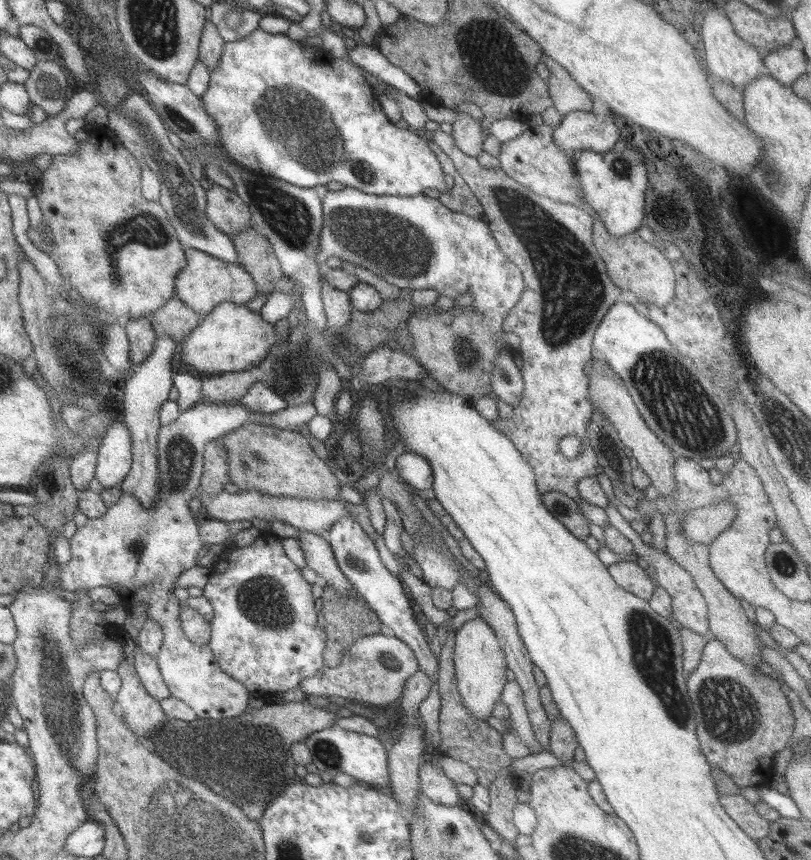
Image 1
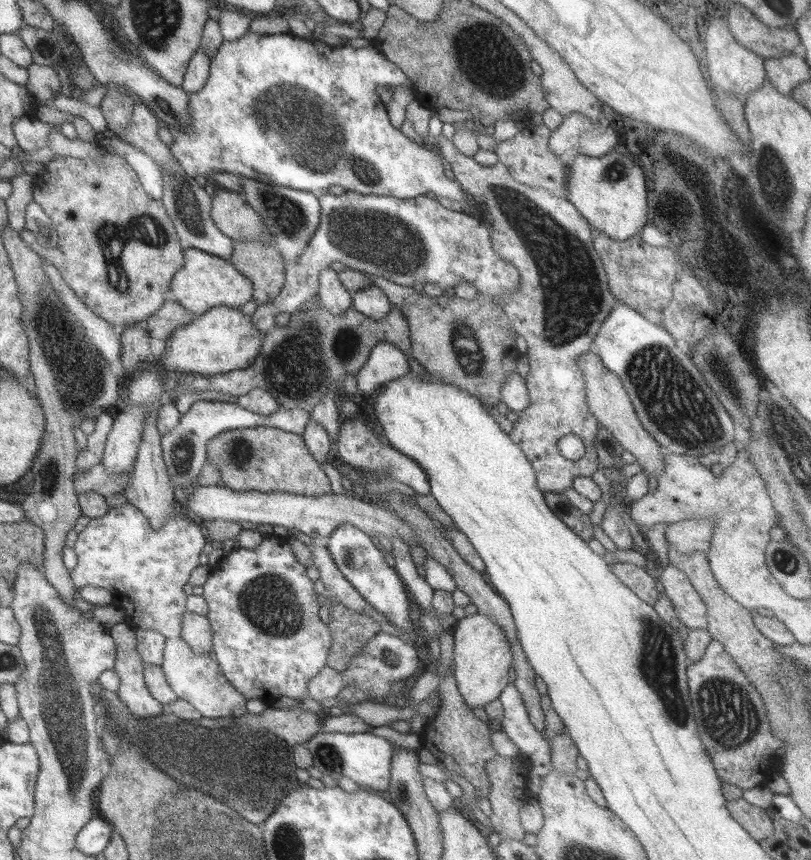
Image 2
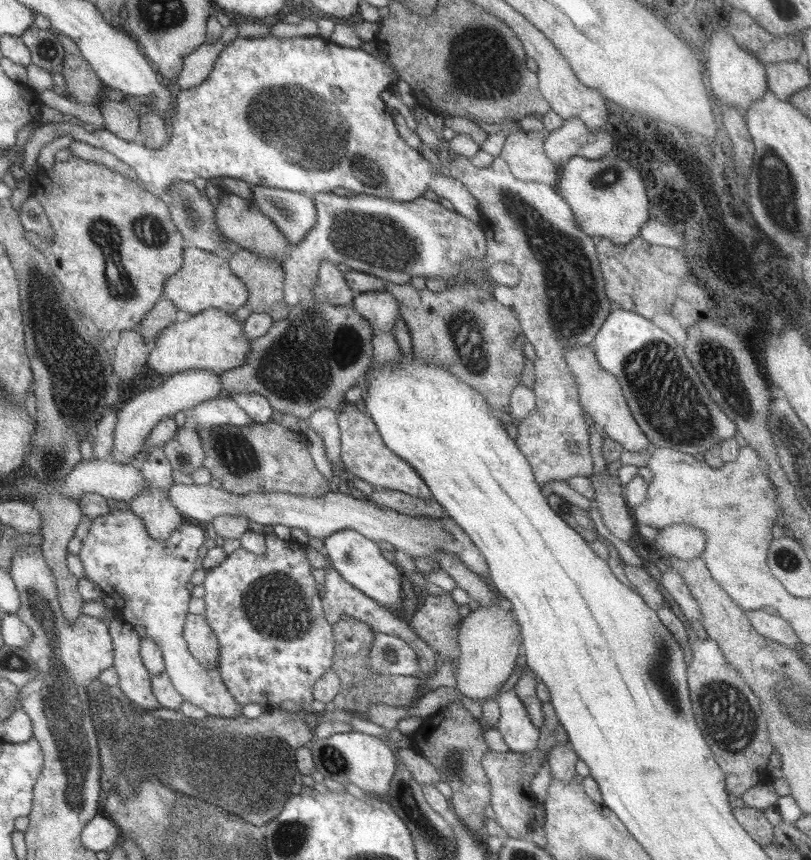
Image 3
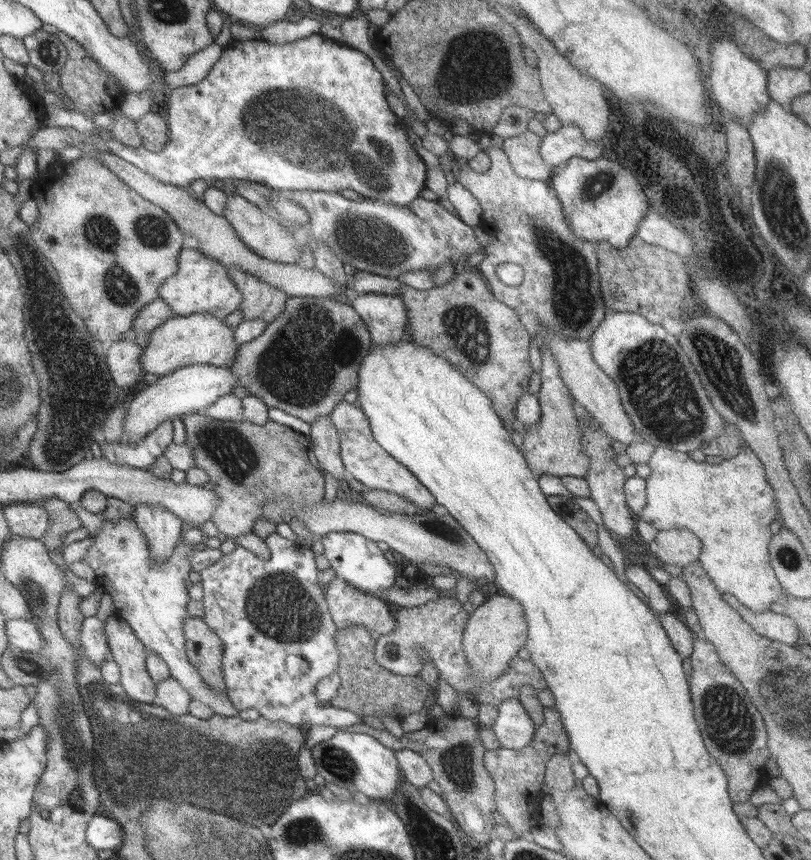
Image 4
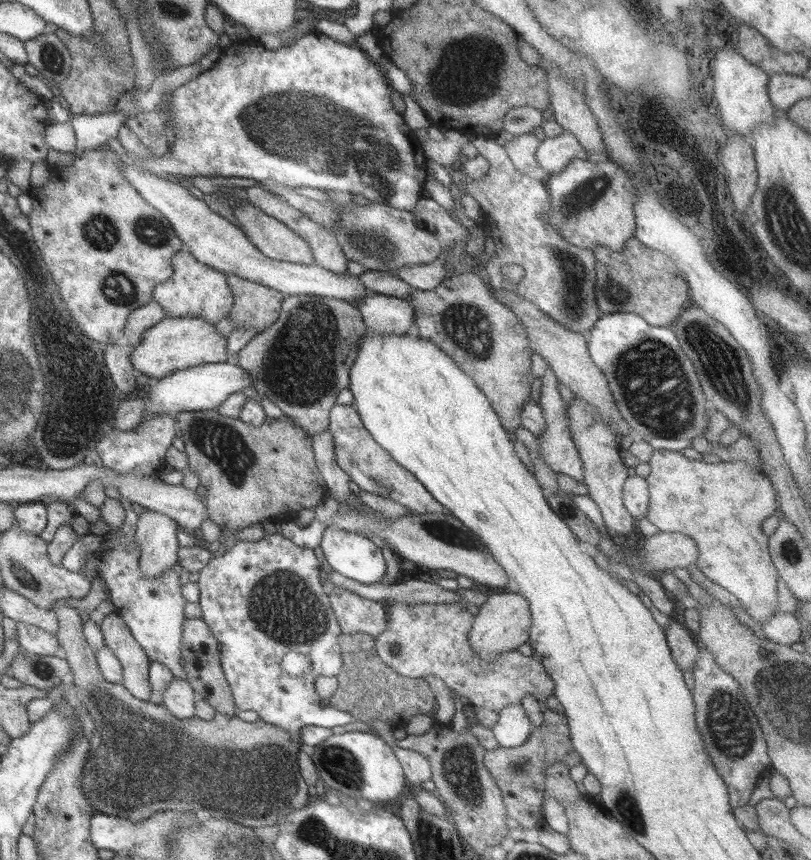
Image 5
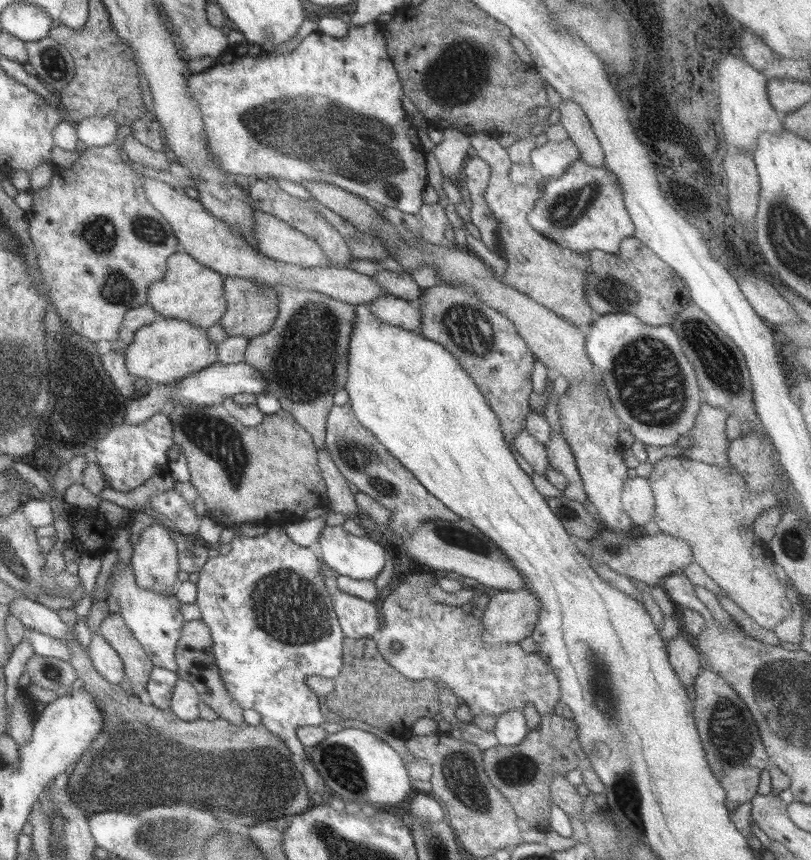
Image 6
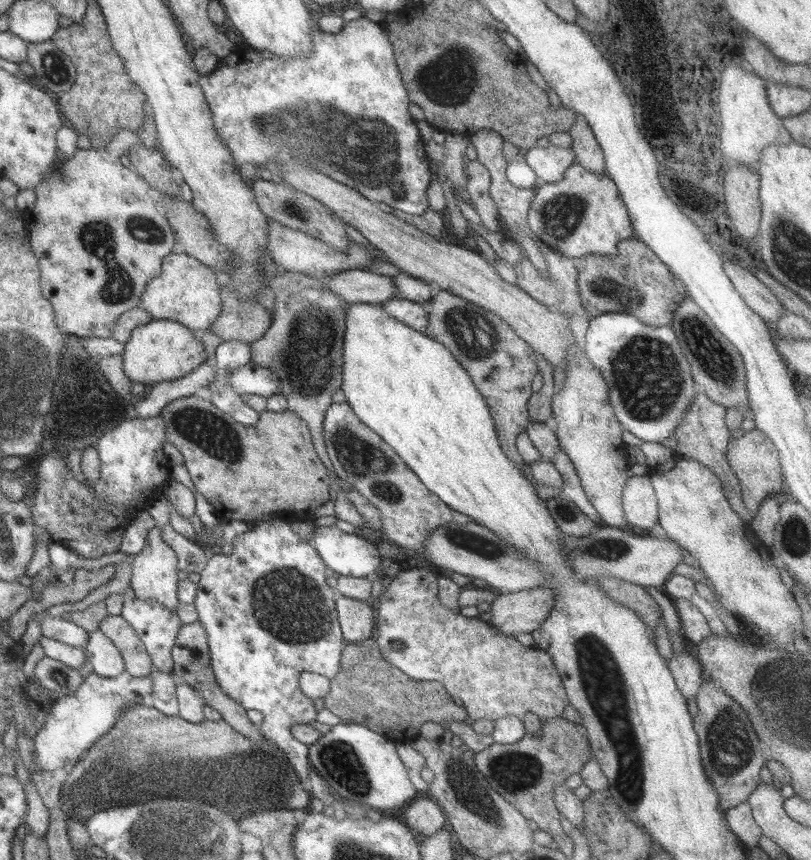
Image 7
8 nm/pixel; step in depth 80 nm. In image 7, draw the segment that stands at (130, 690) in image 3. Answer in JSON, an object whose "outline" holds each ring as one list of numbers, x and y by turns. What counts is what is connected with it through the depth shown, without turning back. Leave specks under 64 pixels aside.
{"outline":[[106,616,99,630,119,648,126,671,138,678,151,674,154,666,146,647,122,616]]}

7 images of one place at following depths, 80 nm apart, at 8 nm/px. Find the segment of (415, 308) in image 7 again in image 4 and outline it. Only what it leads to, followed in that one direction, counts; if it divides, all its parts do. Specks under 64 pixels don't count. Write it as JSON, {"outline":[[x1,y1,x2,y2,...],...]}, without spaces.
{"outline":[[362,293,350,303,368,327,372,345,393,345,409,328,406,305,400,295]]}

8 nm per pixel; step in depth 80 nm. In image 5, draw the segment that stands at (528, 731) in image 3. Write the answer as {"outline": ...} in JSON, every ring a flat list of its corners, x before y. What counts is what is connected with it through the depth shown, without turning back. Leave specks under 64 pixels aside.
{"outline":[[522,705,507,706,498,716,494,728,491,729,500,746,504,748,522,746,535,730]]}

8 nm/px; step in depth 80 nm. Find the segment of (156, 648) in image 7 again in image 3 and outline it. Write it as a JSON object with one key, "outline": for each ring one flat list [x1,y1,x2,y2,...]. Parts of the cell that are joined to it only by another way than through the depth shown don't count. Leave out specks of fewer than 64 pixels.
{"outline":[[131,509,113,510,92,520,90,530,83,538,82,549,78,556,82,562,85,579,93,581,111,600,114,600,116,616,130,624,141,639,152,639,160,648,165,660,165,673,170,677,174,689,186,702,202,707,209,715,224,718,236,718,243,714,243,706,228,692,222,683,217,668,203,668,192,656,183,638,186,616,189,614,191,592,186,588,192,574,202,566,200,547,206,542,203,525,183,522,166,540,154,540,144,529,144,523]]}

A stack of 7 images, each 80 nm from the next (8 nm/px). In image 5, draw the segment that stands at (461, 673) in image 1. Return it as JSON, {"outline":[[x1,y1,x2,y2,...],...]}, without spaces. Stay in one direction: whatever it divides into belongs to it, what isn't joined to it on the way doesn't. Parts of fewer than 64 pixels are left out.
{"outline":[[510,591,492,594,479,609,478,615,474,616,472,621,468,637,475,655,478,655,485,664,493,663,500,653,517,649,529,640,528,632,532,625,532,616,530,616,530,605,522,596]]}

